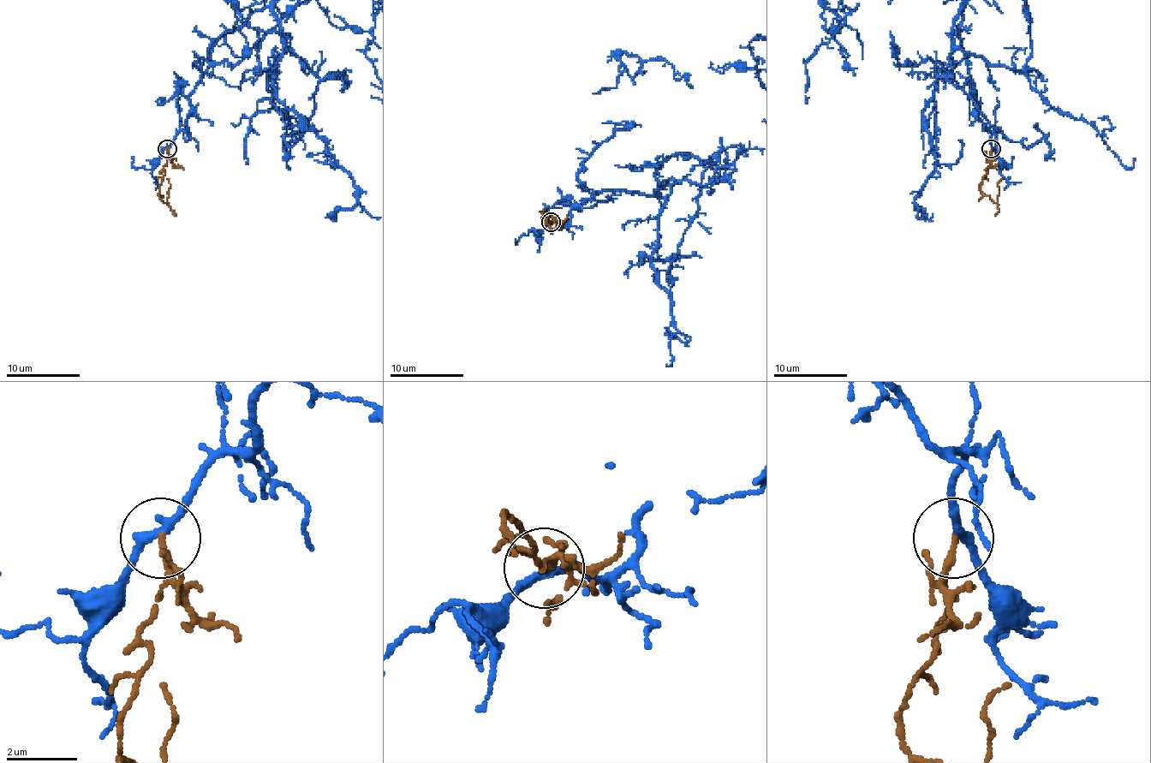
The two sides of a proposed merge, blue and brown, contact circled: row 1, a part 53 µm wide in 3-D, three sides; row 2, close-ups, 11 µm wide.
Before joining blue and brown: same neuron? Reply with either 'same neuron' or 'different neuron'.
different neuron

